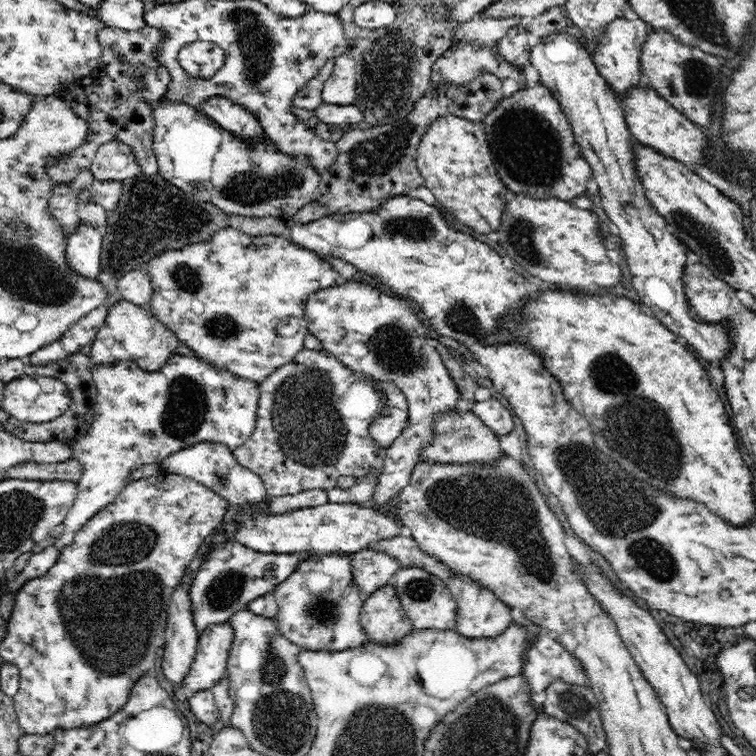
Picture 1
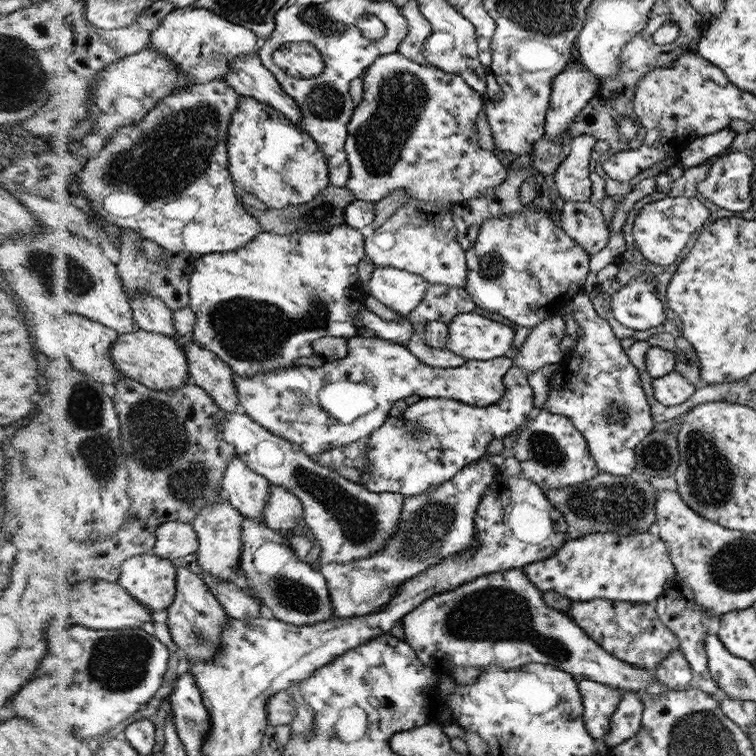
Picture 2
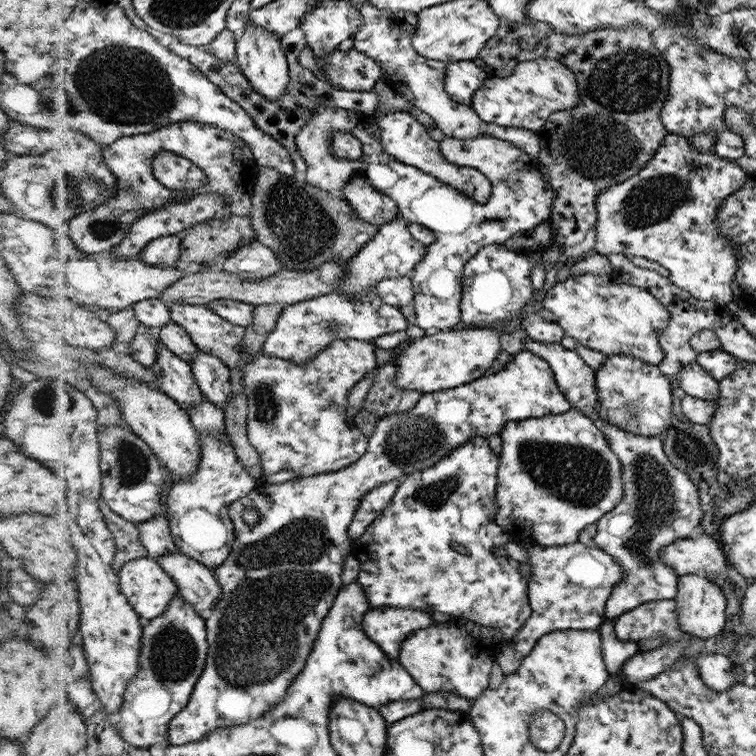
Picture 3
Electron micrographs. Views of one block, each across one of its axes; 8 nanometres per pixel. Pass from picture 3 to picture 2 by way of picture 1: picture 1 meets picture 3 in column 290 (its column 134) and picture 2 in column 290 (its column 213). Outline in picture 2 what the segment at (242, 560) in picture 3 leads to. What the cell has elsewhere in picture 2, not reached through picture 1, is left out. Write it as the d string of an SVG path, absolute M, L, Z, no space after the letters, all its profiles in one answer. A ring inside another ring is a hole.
M272 484L272 499L264 509L266 524L282 534L292 534L304 520L304 501L284 485Z

